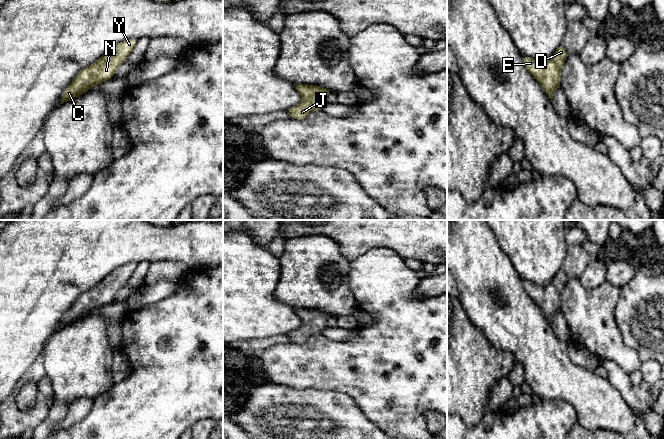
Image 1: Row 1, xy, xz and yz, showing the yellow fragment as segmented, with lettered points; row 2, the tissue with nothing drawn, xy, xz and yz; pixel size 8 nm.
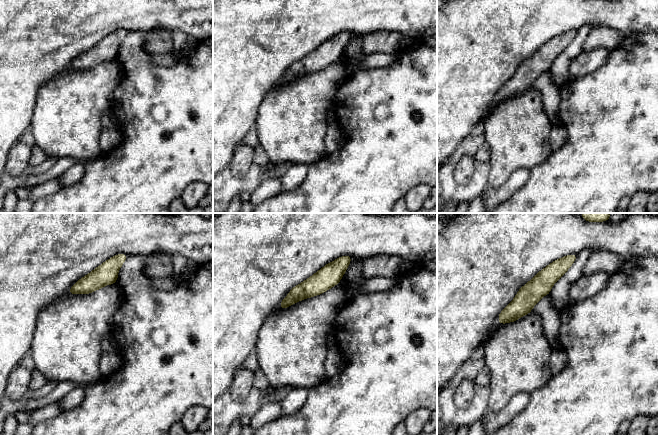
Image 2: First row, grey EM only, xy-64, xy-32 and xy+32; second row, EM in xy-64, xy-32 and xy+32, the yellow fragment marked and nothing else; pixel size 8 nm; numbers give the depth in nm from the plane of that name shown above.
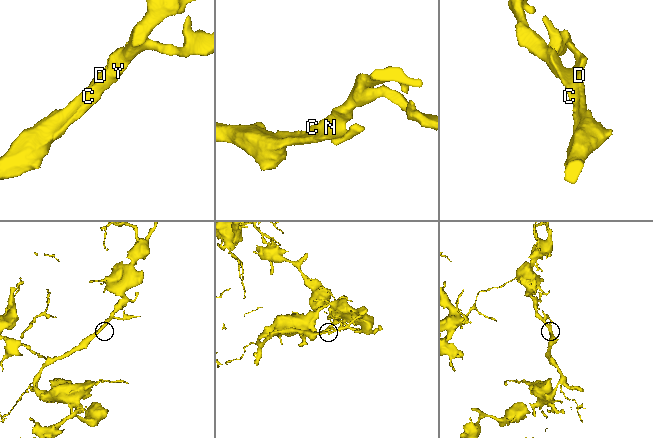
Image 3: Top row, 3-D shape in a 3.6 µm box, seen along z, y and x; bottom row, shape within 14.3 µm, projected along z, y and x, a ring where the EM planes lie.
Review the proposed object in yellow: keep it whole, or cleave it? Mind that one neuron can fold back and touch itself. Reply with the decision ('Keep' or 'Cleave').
Keep

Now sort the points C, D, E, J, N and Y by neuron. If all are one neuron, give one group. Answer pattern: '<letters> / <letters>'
C D E J N Y

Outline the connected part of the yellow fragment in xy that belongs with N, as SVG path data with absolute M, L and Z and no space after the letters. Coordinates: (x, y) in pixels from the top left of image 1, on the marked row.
M129 38L120 42L108 50L96 62L82 69L67 86L59 102L68 102L86 93L91 87L111 79L116 69L124 63L136 44L136 38Z

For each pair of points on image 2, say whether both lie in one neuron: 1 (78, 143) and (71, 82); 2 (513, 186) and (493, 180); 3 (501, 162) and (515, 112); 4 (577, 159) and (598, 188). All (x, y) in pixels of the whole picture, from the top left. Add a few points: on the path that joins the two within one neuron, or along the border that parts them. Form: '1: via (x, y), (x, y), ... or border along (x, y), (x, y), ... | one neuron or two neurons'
1: via (71, 128), (71, 97) | one neuron
2: border along (521, 168), (514, 171), (499, 186), (488, 184) | two neurons
3: via (510, 150), (515, 143), (515, 124) | one neuron
4: via (585, 164), (598, 177), (598, 180) | one neuron

